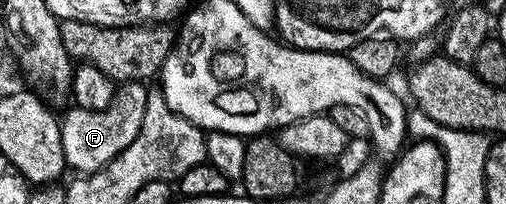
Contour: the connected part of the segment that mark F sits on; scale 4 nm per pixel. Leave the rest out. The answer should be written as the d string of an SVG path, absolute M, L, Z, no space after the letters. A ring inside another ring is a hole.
M123 83L118 86L107 109L88 111L76 105L70 106L70 111L59 119L66 168L73 170L74 167L77 173L89 175L100 167L106 167L119 153L123 153L123 149L127 149L127 145L139 137L148 96L145 83Z

